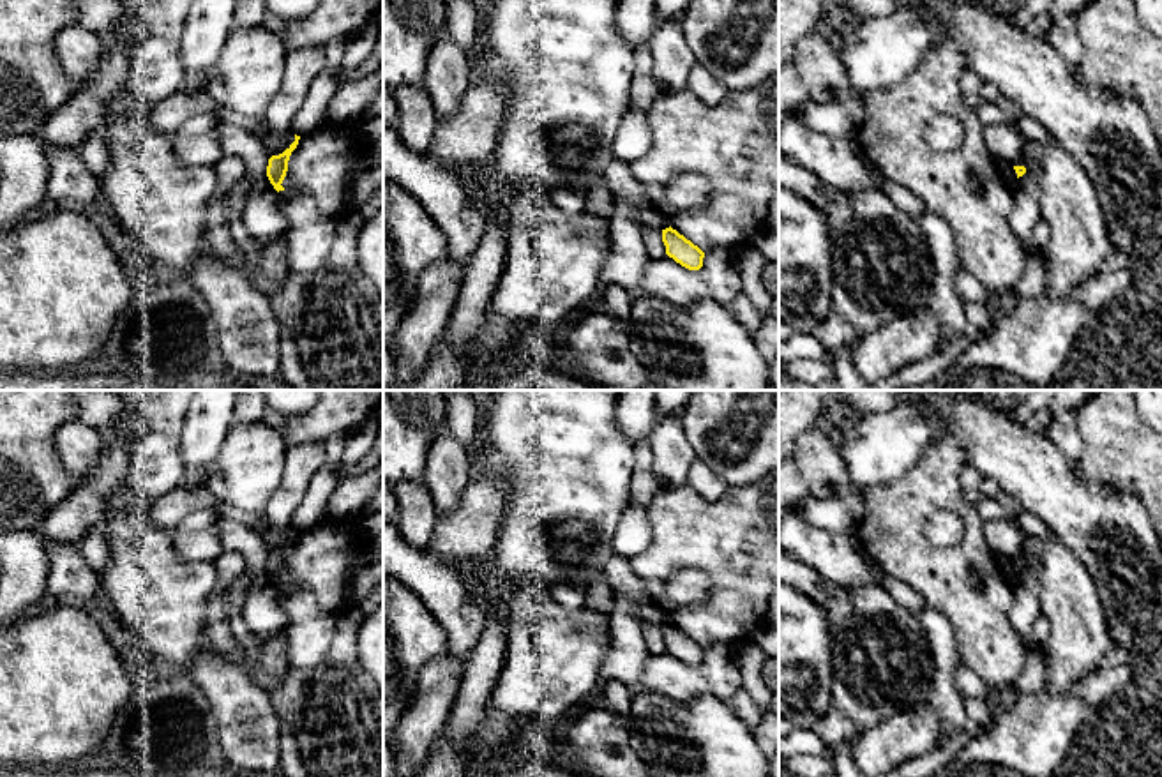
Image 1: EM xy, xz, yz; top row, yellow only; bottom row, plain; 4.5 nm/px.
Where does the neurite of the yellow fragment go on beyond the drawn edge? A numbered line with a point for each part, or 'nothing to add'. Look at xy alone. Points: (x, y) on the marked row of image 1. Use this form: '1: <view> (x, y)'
nothing to add

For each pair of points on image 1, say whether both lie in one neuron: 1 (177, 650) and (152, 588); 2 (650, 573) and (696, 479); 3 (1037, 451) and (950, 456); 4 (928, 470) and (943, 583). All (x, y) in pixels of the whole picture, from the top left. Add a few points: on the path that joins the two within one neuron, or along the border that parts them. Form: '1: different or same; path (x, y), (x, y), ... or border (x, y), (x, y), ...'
1: same; path (175, 634), (165, 604)
2: different; border (686, 484), (707, 500), (717, 500), (730, 488)
3: different; border (947, 437), (961, 447), (965, 460)
4: same; path (913, 498), (913, 550), (919, 555)

